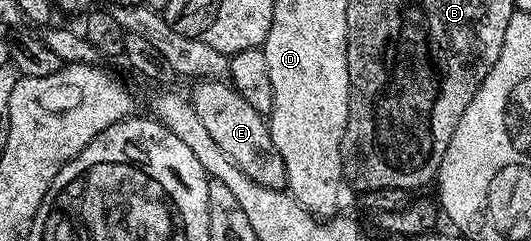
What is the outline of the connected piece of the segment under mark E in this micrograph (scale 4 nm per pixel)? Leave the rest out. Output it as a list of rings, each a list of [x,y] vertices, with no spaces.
[[[198,78],[193,81],[194,89],[188,92],[188,99],[191,107],[196,112],[196,118],[200,118],[200,123],[208,130],[208,134],[228,154],[252,182],[260,182],[260,186],[281,189],[284,184],[282,174],[282,160],[276,154],[272,146],[270,137],[270,125],[267,117],[261,112],[252,110],[244,98],[235,92],[229,83],[217,80],[207,80]]]

